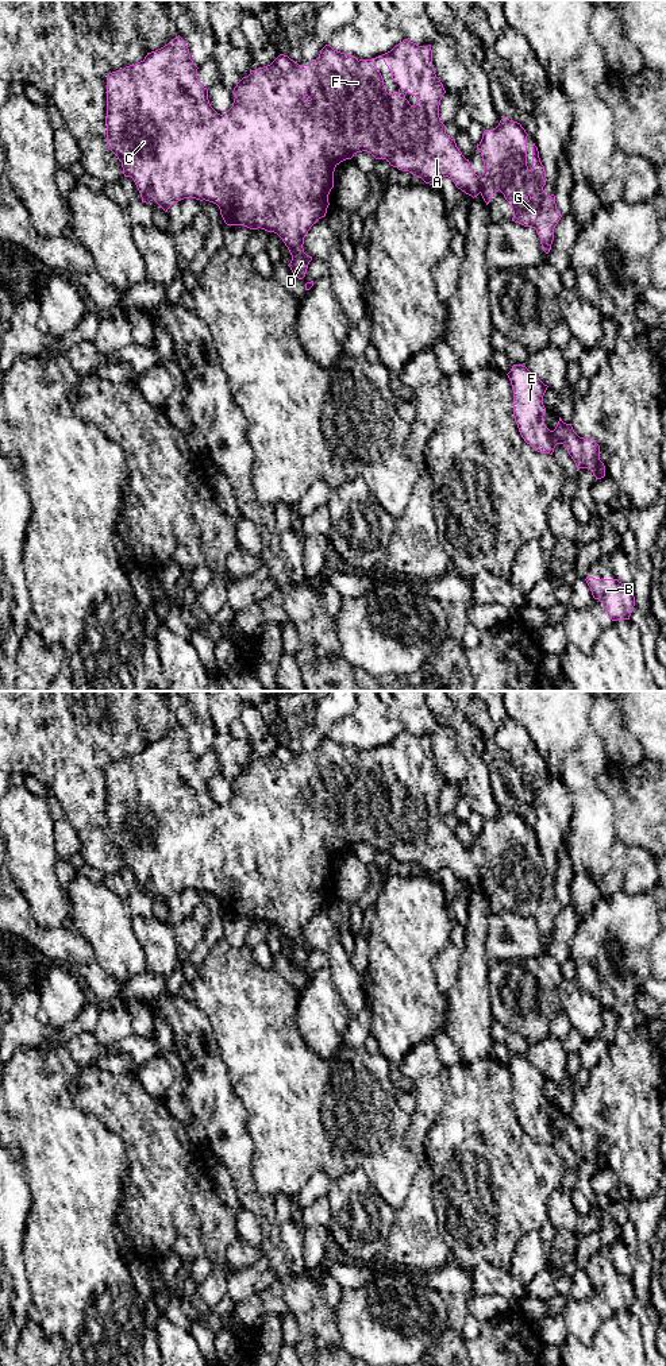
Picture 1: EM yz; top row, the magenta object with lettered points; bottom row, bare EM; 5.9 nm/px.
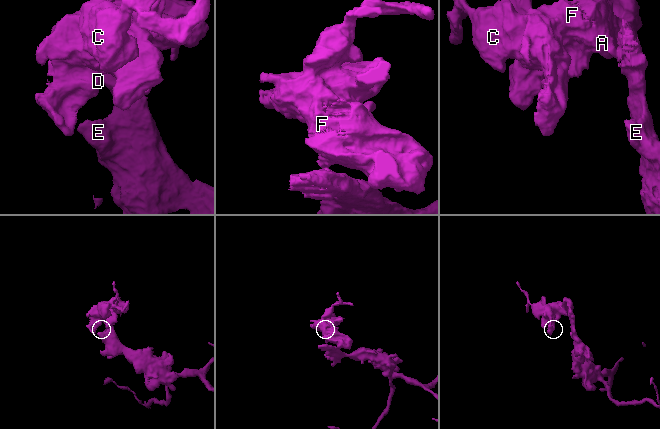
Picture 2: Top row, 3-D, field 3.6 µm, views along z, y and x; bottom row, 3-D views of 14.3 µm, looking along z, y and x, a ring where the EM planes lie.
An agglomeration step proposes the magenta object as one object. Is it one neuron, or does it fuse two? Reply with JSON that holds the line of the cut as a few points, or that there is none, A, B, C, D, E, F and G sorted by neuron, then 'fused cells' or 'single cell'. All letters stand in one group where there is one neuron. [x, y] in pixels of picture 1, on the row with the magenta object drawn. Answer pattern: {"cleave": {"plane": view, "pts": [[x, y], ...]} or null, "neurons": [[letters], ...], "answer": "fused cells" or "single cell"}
{"cleave": null, "neurons": [["A", "B", "C", "D", "E", "F", "G"]], "answer": "single cell"}

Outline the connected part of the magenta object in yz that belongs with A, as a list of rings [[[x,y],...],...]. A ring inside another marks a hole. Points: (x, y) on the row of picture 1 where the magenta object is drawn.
[[[178,35],[178,36],[176,36],[176,38],[174,38],[174,39],[172,39],[172,40],[170,40],[170,42],[169,42],[169,43],[168,43],[168,45],[165,45],[165,46],[163,46],[163,47],[161,47],[161,49],[158,49],[158,50],[155,50],[155,51],[151,51],[151,53],[147,53],[147,55],[146,55],[146,57],[145,57],[145,59],[143,59],[143,61],[140,61],[140,62],[138,62],[138,63],[135,63],[135,65],[130,65],[130,66],[126,66],[126,67],[124,67],[124,69],[122,69],[122,70],[116,70],[116,72],[112,72],[112,73],[109,73],[109,74],[108,74],[108,77],[107,77],[107,116],[105,116],[105,124],[107,124],[107,146],[108,146],[108,148],[109,148],[109,150],[111,150],[111,151],[112,151],[112,153],[113,153],[113,154],[115,154],[115,155],[116,155],[116,157],[118,157],[118,159],[119,159],[119,161],[120,161],[120,162],[122,162],[122,167],[123,167],[123,174],[124,174],[124,177],[131,177],[131,178],[132,178],[132,180],[134,180],[134,182],[135,182],[135,185],[136,185],[136,188],[138,188],[138,190],[139,190],[139,193],[140,193],[140,197],[142,197],[142,202],[146,202],[146,204],[149,204],[149,202],[150,202],[150,201],[153,201],[153,200],[154,200],[154,201],[155,201],[155,202],[157,202],[157,204],[158,204],[158,205],[159,205],[159,207],[161,207],[161,208],[162,208],[162,209],[163,209],[163,211],[165,211],[165,212],[168,212],[168,209],[169,209],[169,208],[170,208],[170,207],[172,207],[172,205],[173,205],[173,204],[176,204],[176,202],[178,202],[178,201],[181,201],[181,200],[184,200],[184,198],[189,198],[189,197],[192,197],[192,198],[196,198],[196,200],[200,200],[200,201],[203,201],[203,200],[205,200],[205,201],[209,201],[209,202],[213,202],[213,204],[216,204],[216,205],[217,205],[217,207],[219,207],[219,209],[220,209],[220,215],[222,215],[222,217],[223,217],[223,220],[224,220],[224,223],[226,223],[226,224],[227,224],[227,225],[245,225],[245,227],[247,227],[247,228],[250,228],[250,229],[258,229],[258,228],[261,228],[261,229],[265,229],[265,231],[267,231],[267,232],[274,232],[274,234],[277,234],[277,235],[278,235],[278,236],[280,236],[280,238],[281,238],[281,239],[282,239],[282,242],[284,242],[284,243],[285,243],[285,246],[286,246],[286,247],[288,247],[288,250],[289,250],[289,252],[290,252],[290,255],[292,255],[292,261],[290,261],[290,263],[289,263],[289,265],[288,265],[288,266],[289,266],[289,267],[290,267],[290,270],[292,270],[292,273],[293,273],[293,274],[294,274],[294,275],[296,275],[296,277],[297,277],[297,278],[299,278],[299,279],[303,279],[303,278],[304,278],[304,277],[305,277],[305,273],[307,273],[307,269],[308,269],[308,265],[309,265],[309,262],[311,262],[311,261],[312,261],[312,256],[309,256],[309,255],[307,255],[307,254],[305,254],[305,252],[304,252],[304,248],[303,248],[303,244],[304,244],[304,238],[305,238],[305,235],[307,235],[307,234],[308,234],[308,231],[309,231],[309,229],[311,229],[311,227],[312,227],[312,225],[313,225],[313,224],[315,224],[315,223],[316,223],[316,221],[317,221],[317,220],[319,220],[319,219],[322,219],[322,217],[324,217],[324,216],[326,216],[326,213],[327,213],[327,208],[328,208],[328,205],[330,205],[330,202],[328,202],[328,194],[330,194],[330,192],[331,192],[331,189],[332,189],[332,188],[334,188],[334,171],[335,171],[335,167],[336,167],[336,166],[338,166],[338,165],[339,165],[339,163],[340,163],[340,162],[343,162],[343,161],[346,161],[346,159],[351,159],[351,158],[353,158],[353,157],[354,157],[354,155],[355,155],[355,154],[357,154],[357,153],[362,153],[362,151],[367,151],[367,153],[370,153],[370,154],[372,154],[372,155],[373,155],[373,157],[374,157],[374,158],[376,158],[376,159],[386,159],[386,161],[388,161],[388,162],[389,162],[389,165],[390,165],[390,166],[393,166],[393,167],[397,167],[397,169],[399,169],[399,170],[403,170],[403,171],[409,171],[409,173],[412,173],[412,174],[413,174],[413,175],[416,175],[416,177],[419,177],[419,178],[421,178],[421,180],[423,180],[423,181],[424,181],[424,182],[426,182],[426,184],[430,184],[430,185],[432,185],[432,186],[436,186],[436,184],[438,184],[438,182],[439,182],[439,180],[440,180],[440,178],[443,178],[443,177],[449,177],[449,178],[451,178],[451,180],[453,180],[453,182],[454,182],[454,184],[455,184],[455,186],[457,186],[457,188],[458,188],[458,189],[461,189],[461,190],[462,190],[462,192],[465,192],[465,193],[466,193],[466,194],[469,194],[469,196],[471,196],[471,197],[473,197],[473,198],[474,198],[474,197],[477,197],[477,196],[478,196],[478,194],[481,194],[481,196],[482,196],[482,198],[484,198],[484,201],[485,201],[485,202],[486,202],[486,205],[488,205],[488,204],[489,204],[489,201],[490,201],[490,198],[492,198],[492,197],[493,197],[493,196],[494,196],[494,193],[496,193],[496,192],[498,192],[498,190],[500,190],[500,192],[501,192],[501,193],[503,193],[503,194],[504,194],[504,197],[505,197],[505,200],[507,200],[507,201],[508,201],[508,204],[509,204],[509,205],[511,205],[511,208],[512,208],[512,211],[513,211],[513,217],[512,217],[512,221],[515,221],[515,223],[519,223],[519,224],[521,224],[521,225],[524,225],[524,227],[532,227],[532,228],[535,228],[535,229],[536,229],[536,232],[538,232],[538,235],[539,235],[539,238],[540,238],[540,244],[542,244],[542,248],[543,248],[543,251],[544,251],[544,252],[546,252],[546,254],[548,254],[548,252],[550,252],[550,250],[551,250],[551,244],[553,244],[553,240],[554,240],[554,228],[555,228],[555,225],[557,225],[557,224],[558,224],[558,221],[559,221],[559,220],[561,220],[561,217],[562,217],[562,215],[561,215],[561,212],[559,212],[559,211],[558,211],[558,209],[557,209],[557,204],[555,204],[555,196],[554,196],[554,194],[551,194],[551,196],[547,196],[547,194],[546,194],[546,193],[544,193],[544,190],[543,190],[543,186],[544,186],[544,185],[546,185],[546,181],[547,181],[547,178],[546,178],[546,171],[544,171],[544,166],[543,166],[543,165],[542,165],[542,162],[540,162],[540,158],[539,158],[539,151],[538,151],[538,147],[536,147],[536,146],[535,146],[535,143],[534,143],[534,144],[532,144],[532,167],[531,167],[531,169],[530,169],[530,167],[528,167],[528,166],[527,166],[527,136],[528,136],[528,134],[527,134],[527,132],[526,132],[526,130],[524,130],[524,128],[523,128],[523,127],[521,127],[521,124],[520,124],[520,123],[517,123],[517,121],[513,121],[513,120],[509,120],[509,119],[505,119],[505,117],[503,117],[503,119],[501,119],[501,120],[500,120],[500,123],[498,123],[498,126],[497,126],[497,127],[496,127],[496,128],[493,128],[493,130],[485,130],[485,131],[484,131],[484,134],[482,134],[482,139],[481,139],[481,142],[480,142],[480,143],[478,143],[478,144],[477,144],[477,150],[478,150],[478,151],[480,151],[480,153],[481,153],[481,157],[482,157],[482,161],[484,161],[484,173],[482,173],[482,174],[481,174],[481,175],[480,175],[480,177],[478,177],[478,175],[477,175],[477,174],[476,174],[476,173],[474,173],[474,170],[473,170],[473,169],[471,169],[471,166],[470,166],[470,162],[469,162],[469,159],[466,159],[466,158],[465,158],[465,157],[463,157],[463,155],[462,155],[462,153],[461,153],[461,151],[459,151],[459,148],[458,148],[458,147],[457,147],[457,143],[455,143],[455,139],[451,139],[451,138],[450,138],[450,136],[449,136],[449,135],[447,135],[447,134],[446,134],[446,126],[444,126],[444,124],[443,124],[443,123],[442,123],[442,121],[440,121],[440,117],[439,117],[439,105],[440,105],[440,100],[442,100],[442,97],[443,97],[443,94],[444,94],[444,93],[446,93],[446,90],[444,90],[444,88],[443,88],[443,84],[442,84],[442,82],[440,82],[440,80],[439,80],[439,78],[438,78],[438,77],[436,77],[436,74],[435,74],[435,70],[434,70],[434,65],[432,65],[432,50],[431,50],[431,45],[428,45],[428,46],[419,46],[419,45],[416,45],[416,43],[413,43],[413,42],[411,42],[411,40],[408,40],[408,39],[404,39],[404,40],[403,40],[403,42],[400,42],[400,43],[399,43],[399,45],[396,45],[396,46],[394,46],[394,47],[393,47],[393,49],[392,49],[392,50],[390,50],[390,51],[388,51],[388,53],[385,53],[385,54],[382,54],[382,55],[378,55],[378,57],[376,57],[376,58],[372,58],[372,59],[358,59],[358,58],[355,58],[355,57],[354,57],[354,55],[351,55],[351,54],[344,54],[344,53],[340,53],[340,51],[336,51],[336,50],[334,50],[334,49],[332,49],[332,47],[331,47],[331,46],[330,46],[330,45],[326,45],[326,46],[324,46],[324,47],[323,47],[323,49],[322,49],[322,50],[320,50],[320,54],[319,54],[319,57],[317,57],[317,58],[316,58],[316,59],[313,59],[313,61],[311,61],[311,63],[309,63],[309,65],[299,65],[299,63],[297,63],[297,62],[294,62],[294,61],[293,61],[293,59],[290,59],[290,58],[289,58],[289,57],[288,57],[288,55],[284,55],[284,54],[280,54],[280,55],[278,55],[278,57],[277,57],[277,58],[276,58],[276,59],[274,59],[274,61],[273,61],[273,62],[272,62],[272,63],[270,63],[270,65],[267,65],[267,66],[263,66],[263,67],[259,67],[259,69],[255,69],[255,70],[250,70],[250,74],[249,74],[249,76],[247,76],[247,77],[243,77],[243,78],[242,78],[242,80],[240,80],[240,81],[239,81],[239,82],[238,82],[238,84],[236,84],[236,86],[235,86],[235,88],[234,88],[234,90],[232,90],[232,93],[234,93],[234,96],[235,96],[235,99],[234,99],[234,103],[232,103],[232,107],[231,107],[231,108],[230,108],[230,109],[228,109],[228,111],[227,111],[227,112],[226,112],[226,113],[223,113],[223,115],[220,115],[220,113],[217,113],[217,112],[216,112],[216,111],[215,111],[215,109],[213,109],[213,108],[212,108],[212,107],[211,107],[211,104],[209,104],[209,100],[208,100],[208,89],[207,89],[207,88],[204,88],[204,86],[203,86],[203,84],[201,84],[201,82],[200,82],[200,81],[199,81],[199,78],[197,78],[197,69],[199,69],[199,67],[197,67],[197,66],[196,66],[196,65],[195,65],[195,63],[193,63],[193,61],[192,61],[192,59],[190,59],[190,54],[189,54],[189,49],[188,49],[188,45],[186,45],[186,42],[185,42],[185,40],[184,40],[184,39],[182,39],[182,38],[181,38],[181,36],[180,36],[180,35]],[[377,58],[382,58],[382,59],[384,59],[384,62],[385,62],[385,65],[386,65],[386,66],[388,66],[388,69],[389,69],[389,70],[390,70],[390,73],[392,73],[392,78],[393,78],[393,81],[394,81],[394,82],[397,82],[397,84],[399,84],[399,85],[400,85],[400,89],[399,89],[399,92],[397,92],[397,93],[388,93],[388,92],[386,92],[386,89],[385,89],[385,85],[384,85],[384,78],[382,78],[382,76],[381,76],[381,73],[380,73],[380,70],[378,70],[378,67],[377,67],[377,66],[376,66],[376,63],[374,63],[374,62],[373,62],[373,61],[374,61],[374,59],[377,59]]]

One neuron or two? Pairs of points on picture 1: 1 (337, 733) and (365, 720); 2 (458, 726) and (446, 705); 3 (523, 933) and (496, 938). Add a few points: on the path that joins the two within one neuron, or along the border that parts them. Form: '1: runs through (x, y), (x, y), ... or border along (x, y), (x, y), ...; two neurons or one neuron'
1: runs through (343, 730), (353, 730), (360, 726); one neuron
2: runs through (454, 721), (446, 710); one neuron
3: runs through (516, 940), (512, 944), (503, 942); one neuron

